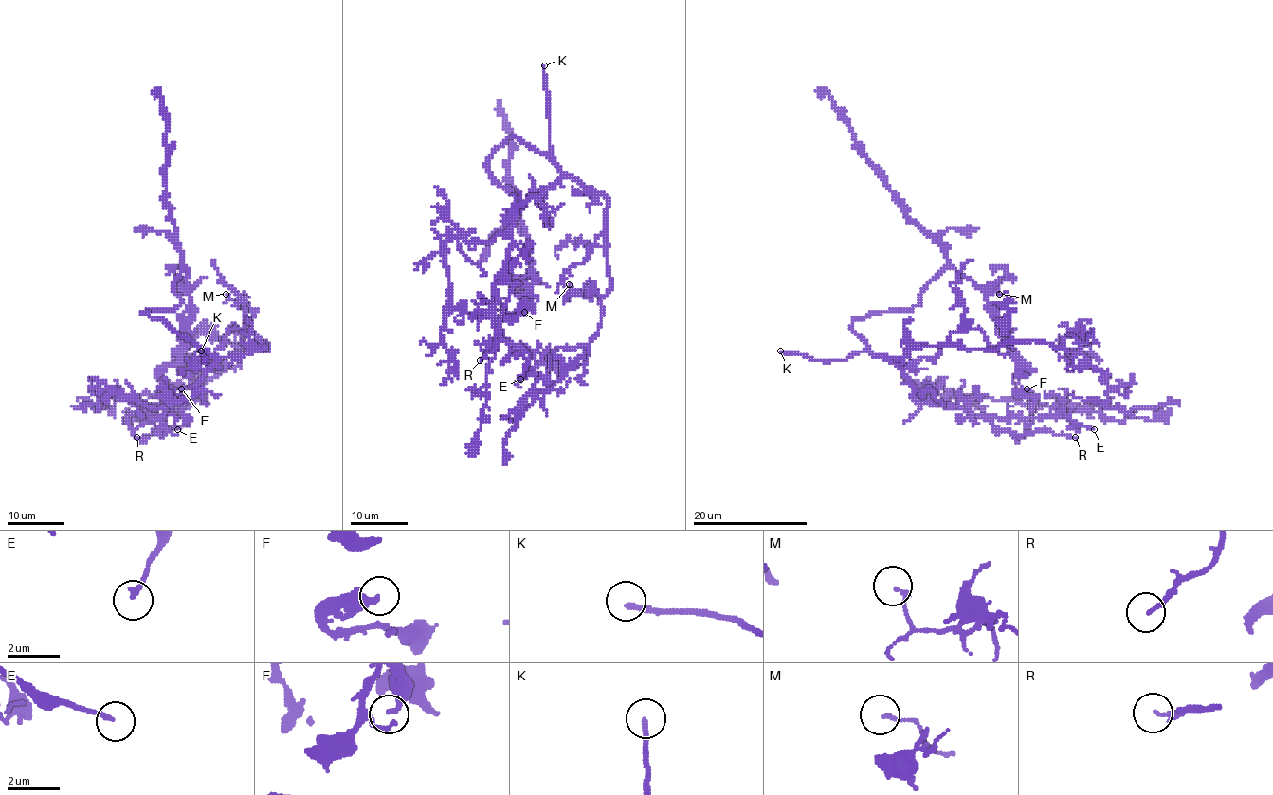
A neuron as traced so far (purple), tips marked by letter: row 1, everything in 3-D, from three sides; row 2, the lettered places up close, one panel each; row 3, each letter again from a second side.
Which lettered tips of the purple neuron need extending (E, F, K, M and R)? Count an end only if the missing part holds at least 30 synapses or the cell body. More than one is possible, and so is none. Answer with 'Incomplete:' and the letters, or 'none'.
Incomplete: K

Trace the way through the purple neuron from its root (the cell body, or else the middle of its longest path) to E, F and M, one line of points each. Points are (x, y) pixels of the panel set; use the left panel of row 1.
E: (206, 351), (217, 361), (197, 389), (174, 401), (162, 415), (148, 418), (177, 408), (186, 418), (177, 429)
F: (206, 351), (217, 361), (190, 397), (134, 429), (130, 425), (133, 412), (181, 388)
M: (206, 351), (240, 358), (263, 350), (263, 345), (267, 350), (267, 344), (247, 330), (245, 308), (226, 294)

